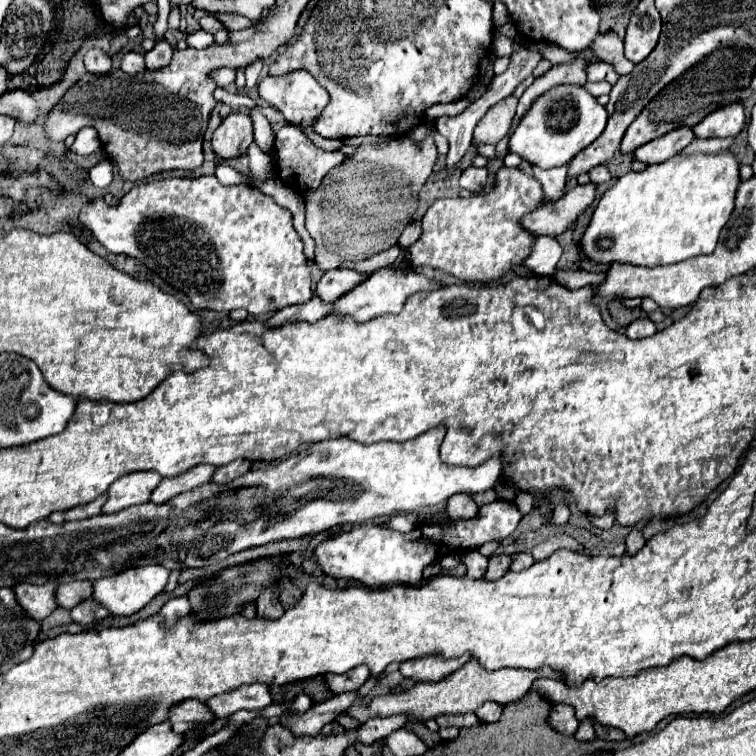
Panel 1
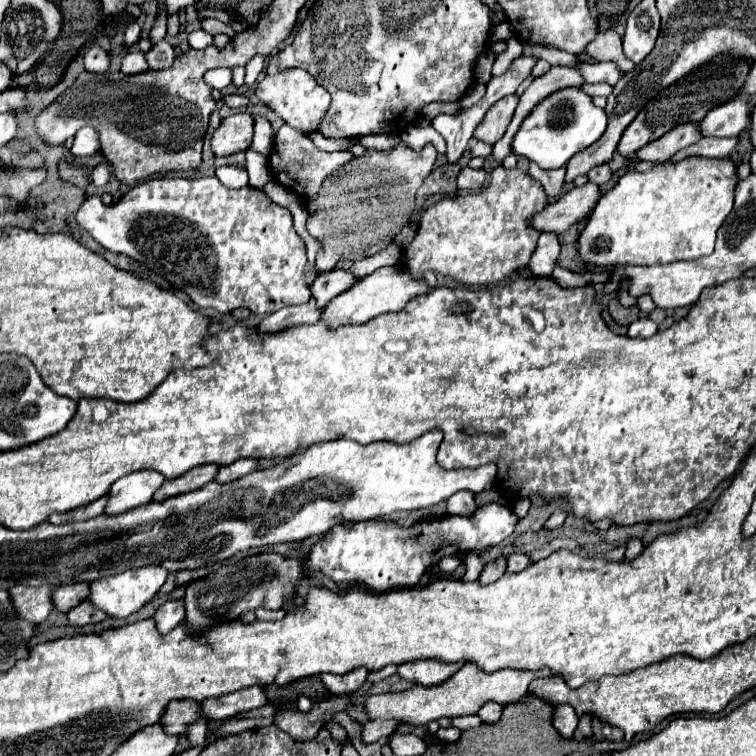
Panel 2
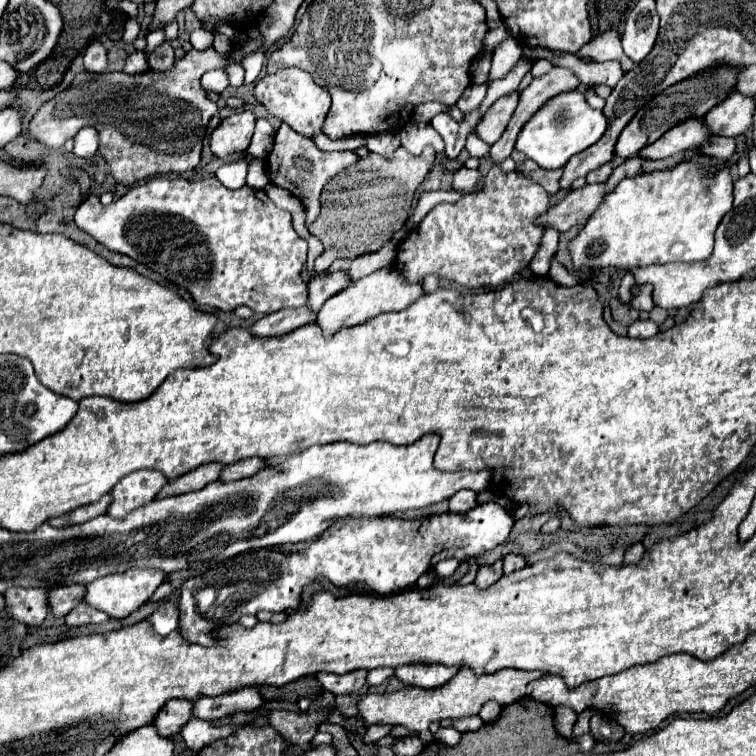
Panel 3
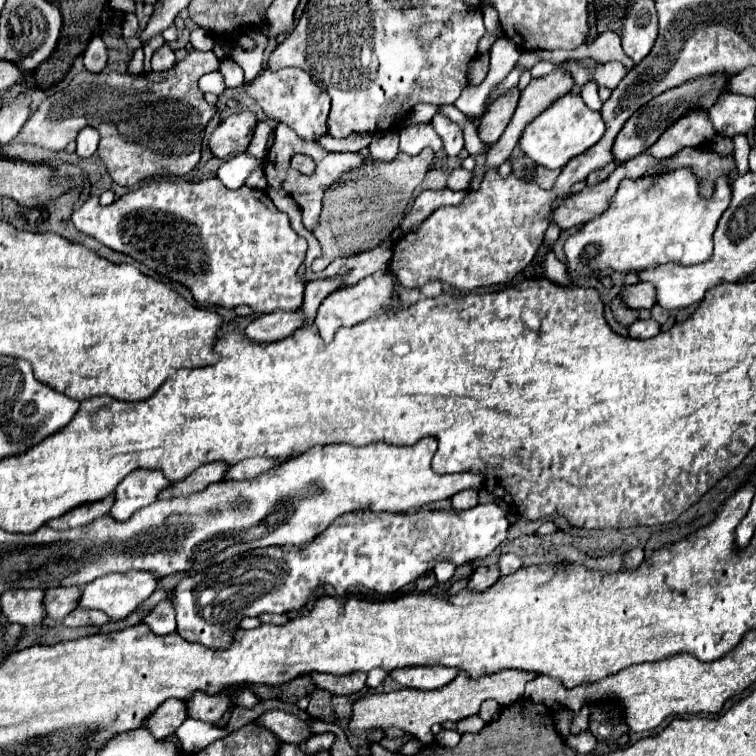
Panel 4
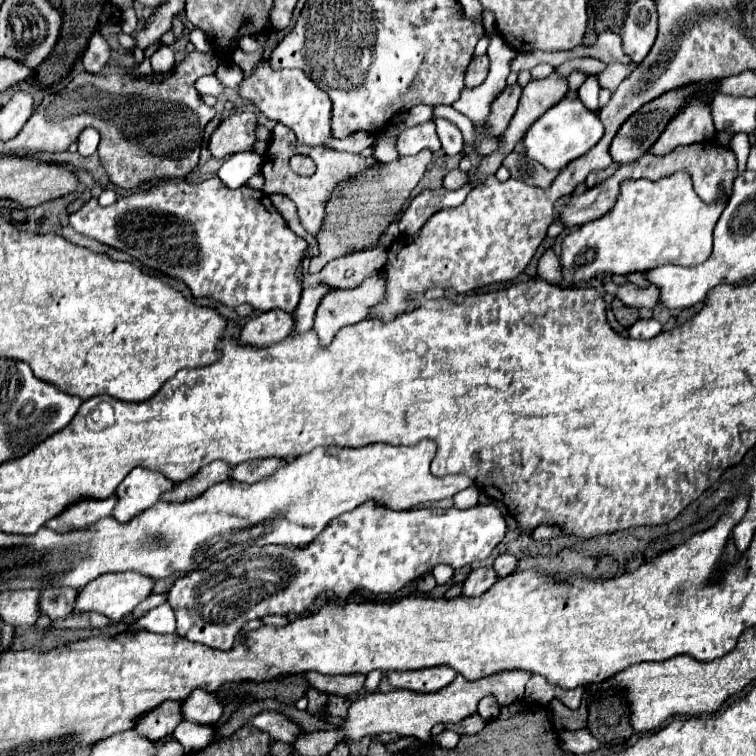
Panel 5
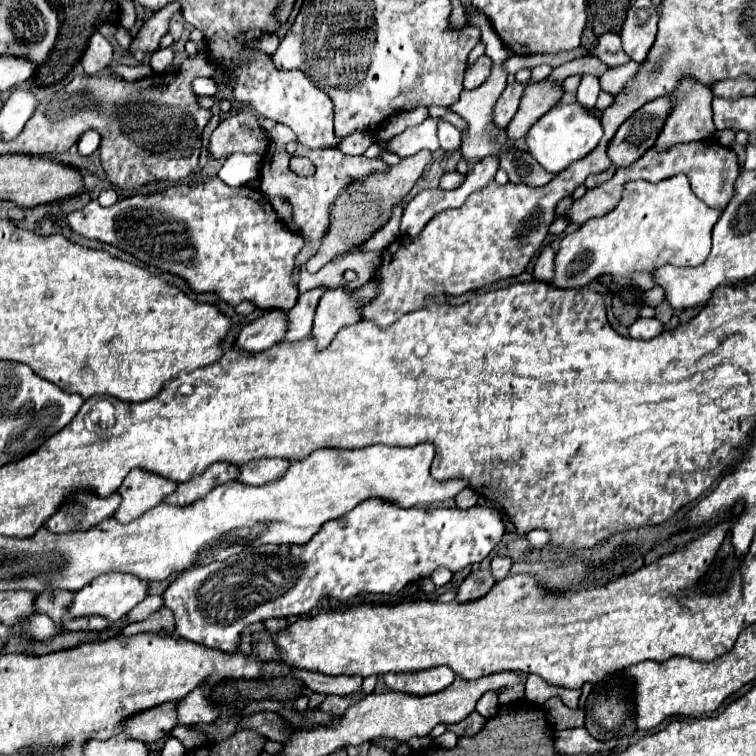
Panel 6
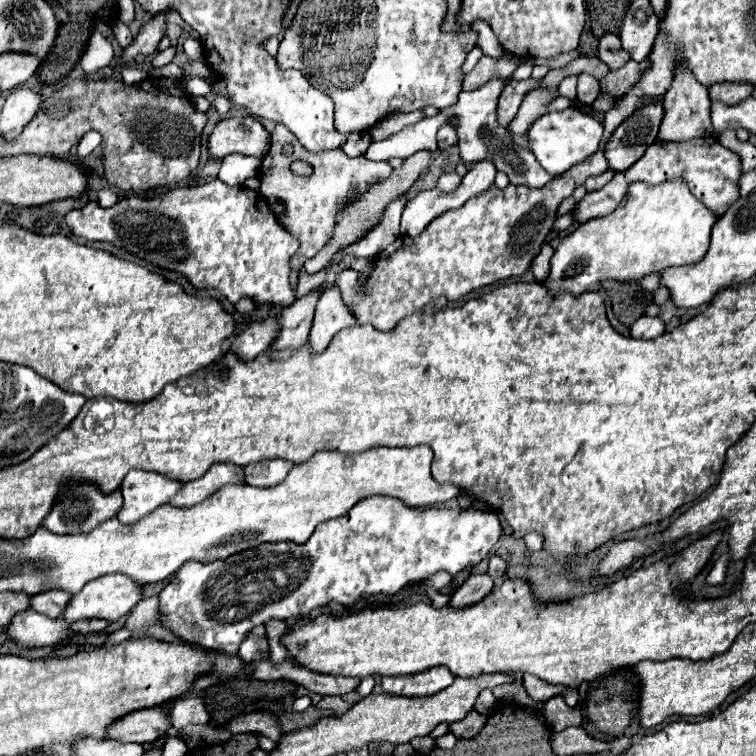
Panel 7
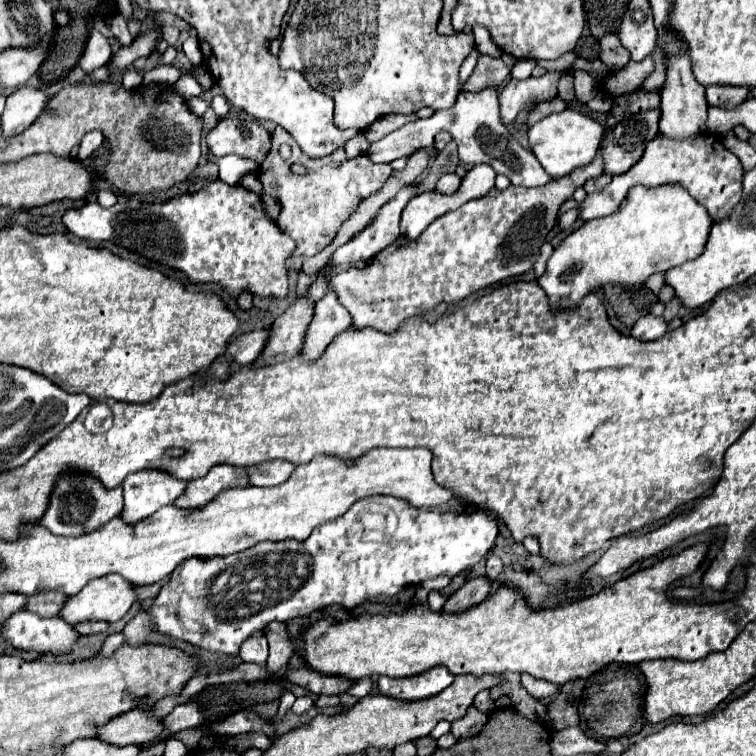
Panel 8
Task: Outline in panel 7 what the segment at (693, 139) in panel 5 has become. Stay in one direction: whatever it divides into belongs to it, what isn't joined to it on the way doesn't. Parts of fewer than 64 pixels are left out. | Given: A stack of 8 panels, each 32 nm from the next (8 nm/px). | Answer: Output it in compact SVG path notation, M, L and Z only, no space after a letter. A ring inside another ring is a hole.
M680 66L676 70L672 88L664 94L664 102L666 102L666 114L658 132L658 142L666 144L666 142L684 142L684 140L692 140L692 138L707 137L713 132L710 121L711 101L709 99L708 88L694 76L686 66Z

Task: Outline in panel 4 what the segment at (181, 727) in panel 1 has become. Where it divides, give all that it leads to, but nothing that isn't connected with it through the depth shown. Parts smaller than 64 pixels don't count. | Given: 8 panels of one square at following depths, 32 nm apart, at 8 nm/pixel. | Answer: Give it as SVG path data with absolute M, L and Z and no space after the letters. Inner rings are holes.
M166 700L146 720L146 728L156 738L170 738L186 718L188 718L188 704L184 700Z

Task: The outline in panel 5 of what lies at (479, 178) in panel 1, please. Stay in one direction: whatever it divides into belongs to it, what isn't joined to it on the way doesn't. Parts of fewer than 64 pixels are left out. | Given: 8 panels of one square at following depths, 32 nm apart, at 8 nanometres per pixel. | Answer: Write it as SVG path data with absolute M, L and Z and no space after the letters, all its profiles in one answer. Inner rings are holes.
M452 170L446 178L444 178L444 188L446 190L456 190L456 188L462 188L464 184L468 182L468 172L462 172L462 170Z

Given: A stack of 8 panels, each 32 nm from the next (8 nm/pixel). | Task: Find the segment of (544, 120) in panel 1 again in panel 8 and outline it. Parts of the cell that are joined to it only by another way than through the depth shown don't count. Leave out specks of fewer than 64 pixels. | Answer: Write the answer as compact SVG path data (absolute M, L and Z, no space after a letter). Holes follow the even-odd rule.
M566 108L564 112L550 114L550 116L538 120L528 130L530 150L534 152L534 156L542 164L542 168L552 178L562 178L562 176L570 174L574 168L590 164L594 160L596 152L598 152L602 134L604 134L604 126L600 126L590 116L584 116L584 114L580 114L576 110L570 110L570 108Z

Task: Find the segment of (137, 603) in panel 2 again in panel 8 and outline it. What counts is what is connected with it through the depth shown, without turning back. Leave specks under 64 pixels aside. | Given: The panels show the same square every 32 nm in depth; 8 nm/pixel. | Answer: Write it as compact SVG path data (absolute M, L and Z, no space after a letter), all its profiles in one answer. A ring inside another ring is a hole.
M104 576L86 584L76 596L70 596L60 610L60 618L70 626L90 620L118 622L136 600L134 584L128 584L122 576Z

